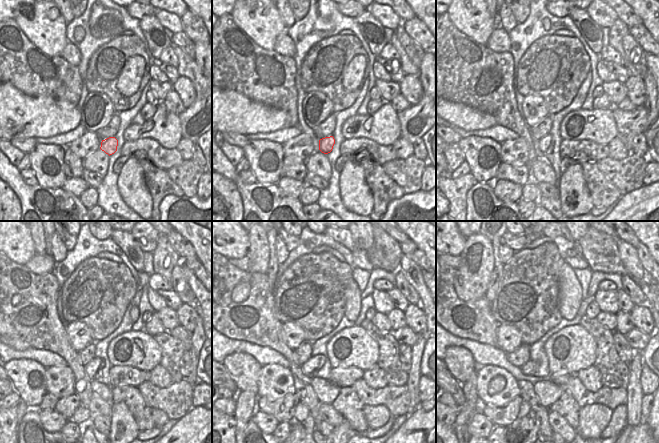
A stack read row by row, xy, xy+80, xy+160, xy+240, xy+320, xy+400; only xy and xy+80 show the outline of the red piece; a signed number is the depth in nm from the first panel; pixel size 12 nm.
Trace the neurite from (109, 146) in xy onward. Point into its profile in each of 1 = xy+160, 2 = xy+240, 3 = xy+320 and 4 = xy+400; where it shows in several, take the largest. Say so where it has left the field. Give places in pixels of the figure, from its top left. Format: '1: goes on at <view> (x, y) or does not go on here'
1: goes on at xy+160 (546, 144)
2: goes on at xy+240 (92, 367)
3: goes on at xy+320 (315, 363)
4: goes on at xy+400 (529, 368)

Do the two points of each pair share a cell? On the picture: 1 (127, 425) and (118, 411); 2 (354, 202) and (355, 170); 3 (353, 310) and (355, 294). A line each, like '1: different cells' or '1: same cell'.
1: same cell
2: same cell
3: same cell

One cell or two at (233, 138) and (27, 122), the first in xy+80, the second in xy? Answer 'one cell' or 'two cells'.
two cells

